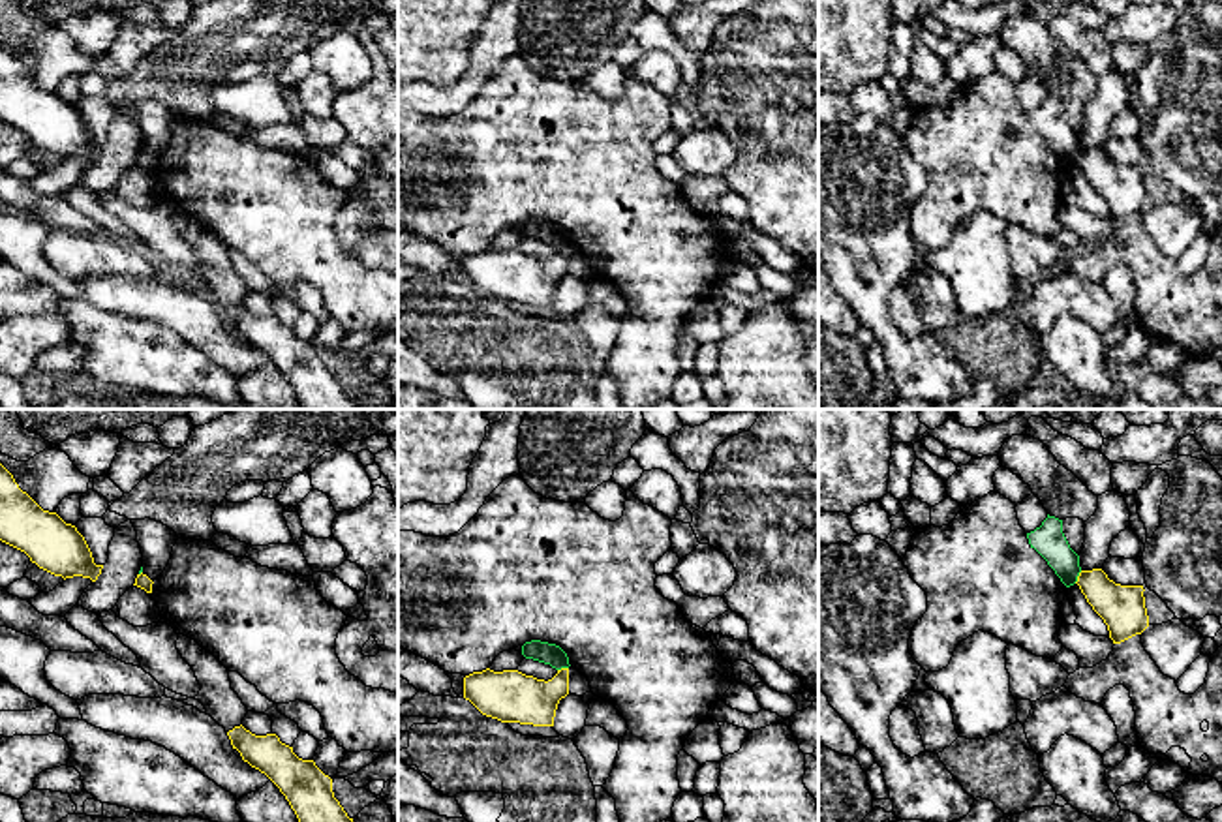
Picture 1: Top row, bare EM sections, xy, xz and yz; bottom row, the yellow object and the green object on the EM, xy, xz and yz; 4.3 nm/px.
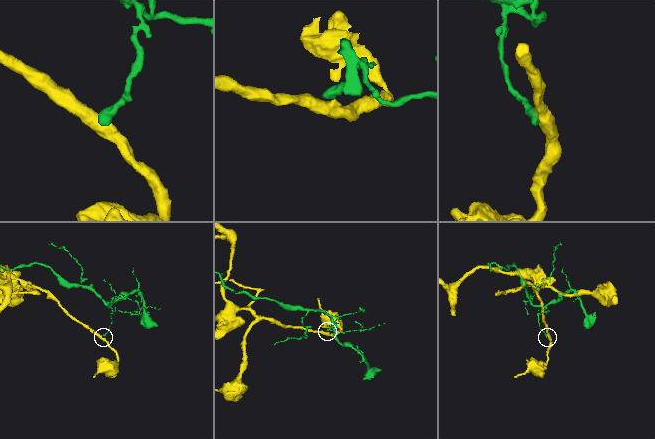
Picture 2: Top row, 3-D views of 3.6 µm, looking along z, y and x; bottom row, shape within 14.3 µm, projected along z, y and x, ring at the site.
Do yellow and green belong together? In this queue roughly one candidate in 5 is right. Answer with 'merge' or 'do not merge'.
do not merge

